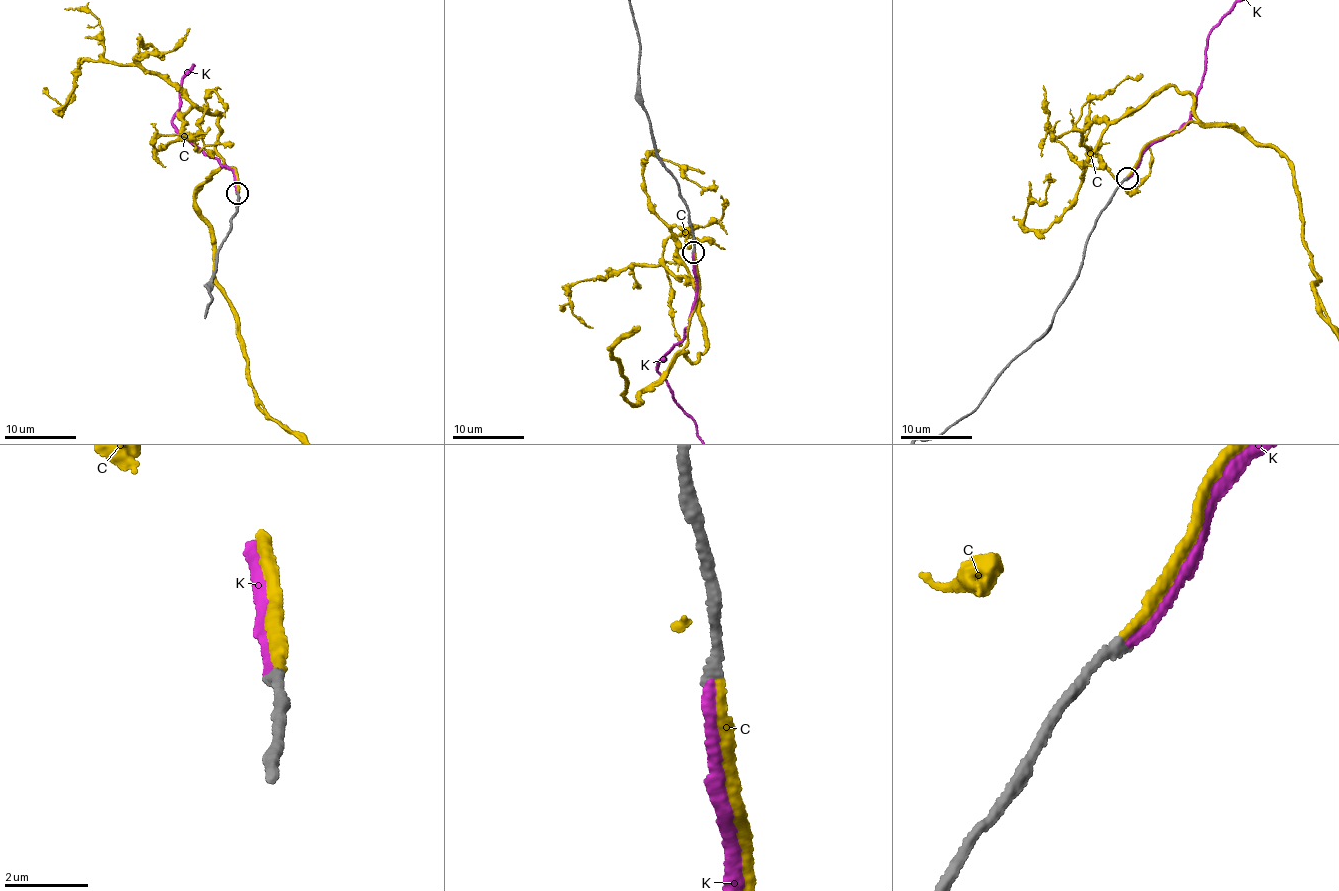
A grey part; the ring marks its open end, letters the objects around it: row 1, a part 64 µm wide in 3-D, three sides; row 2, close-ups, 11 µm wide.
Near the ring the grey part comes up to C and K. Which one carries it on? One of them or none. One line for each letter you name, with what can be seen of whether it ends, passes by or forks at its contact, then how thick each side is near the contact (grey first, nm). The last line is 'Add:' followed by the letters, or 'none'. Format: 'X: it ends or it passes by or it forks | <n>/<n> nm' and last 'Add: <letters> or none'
Add: none

